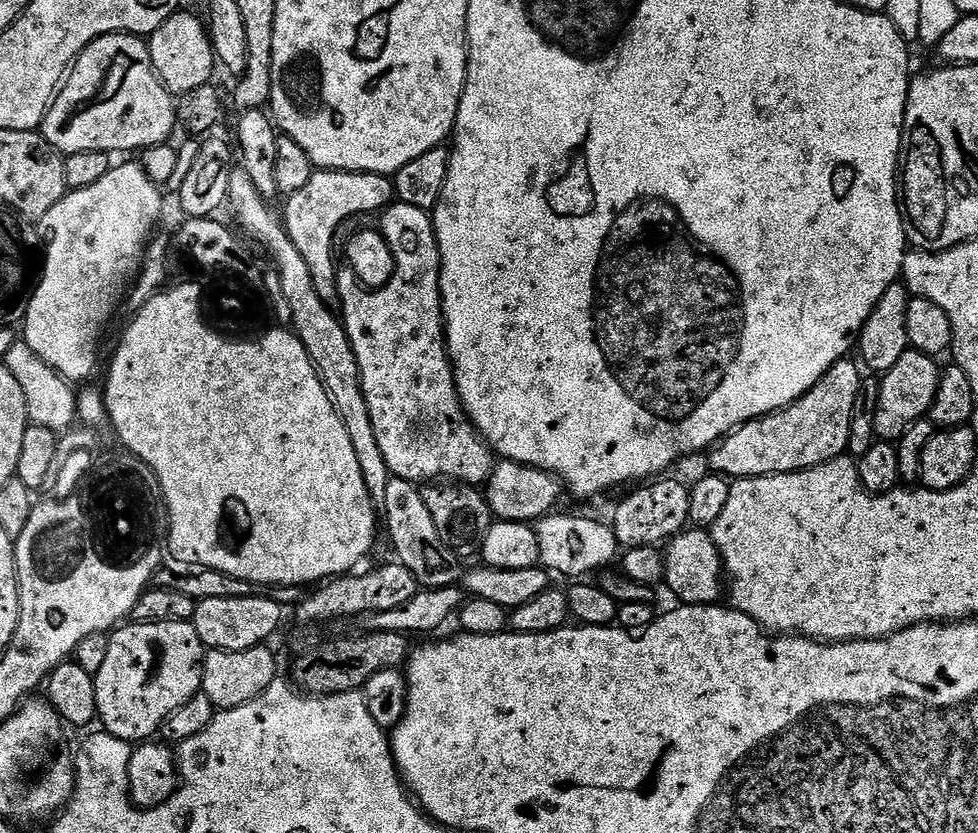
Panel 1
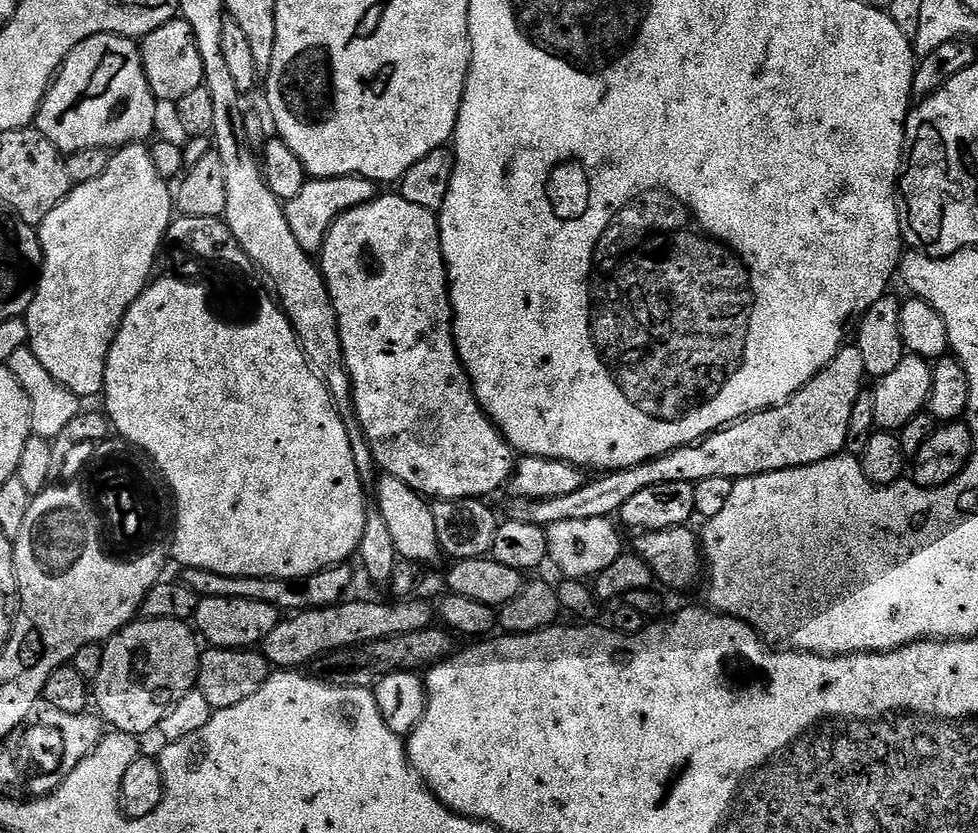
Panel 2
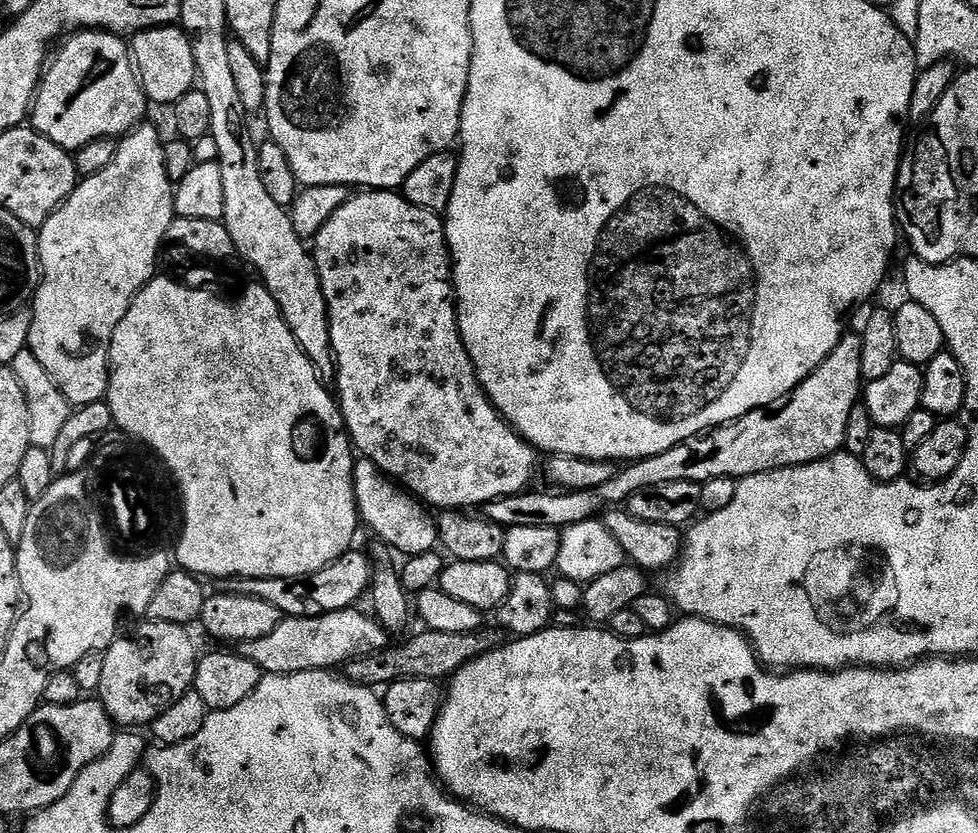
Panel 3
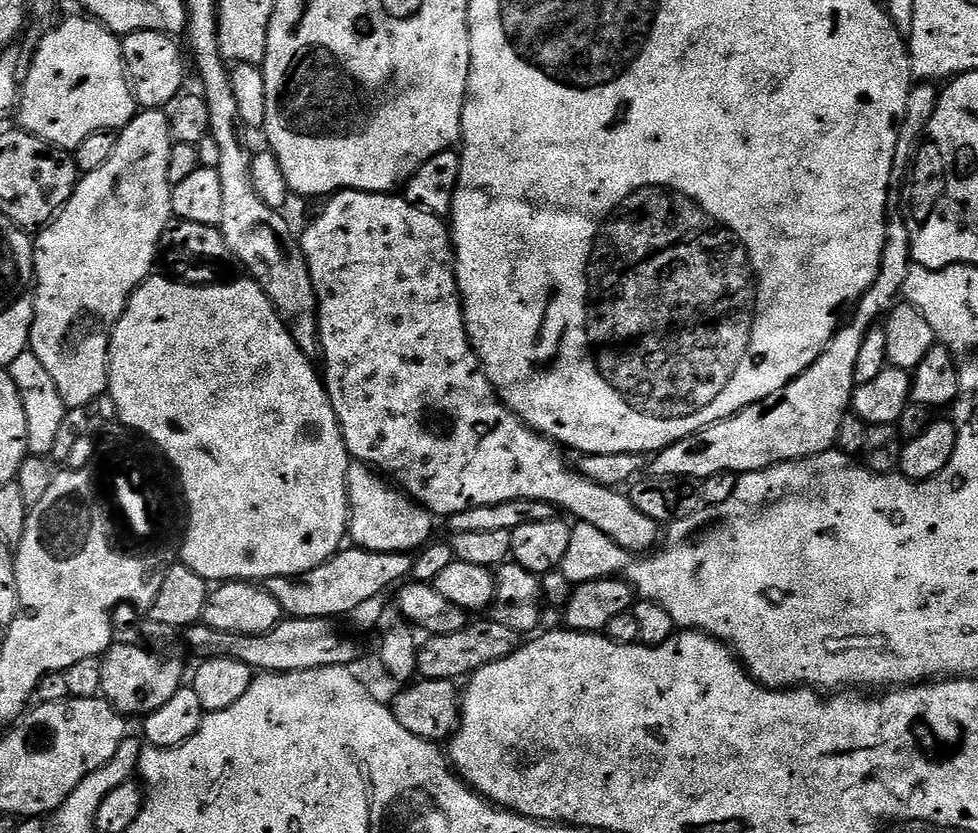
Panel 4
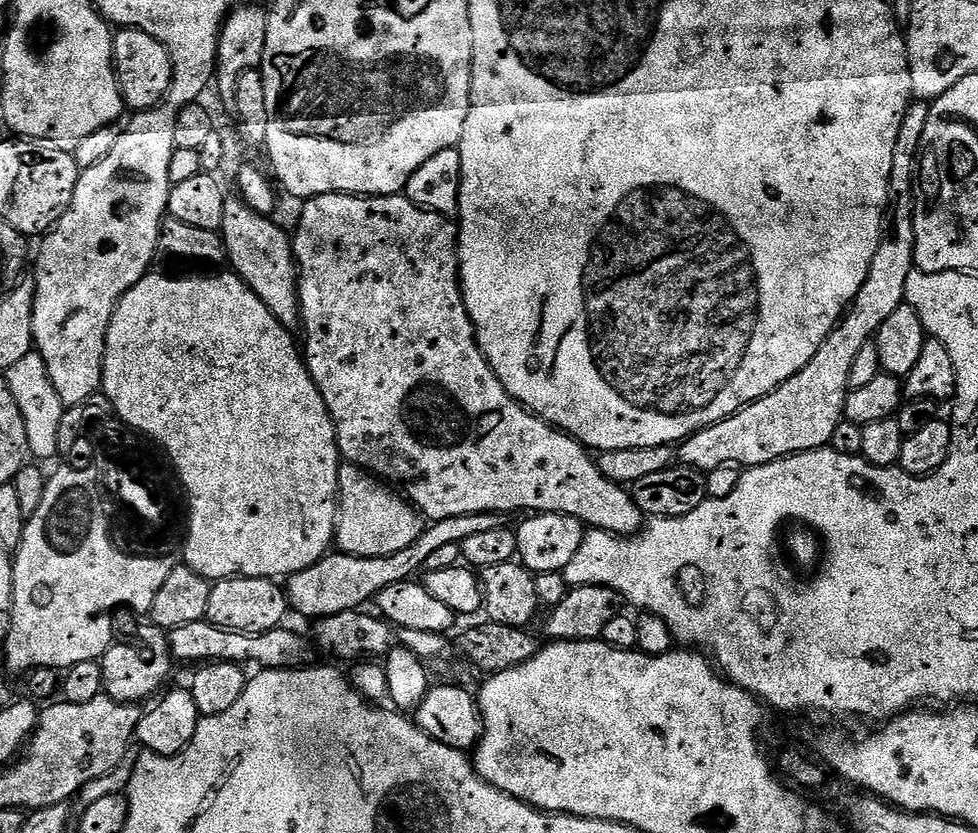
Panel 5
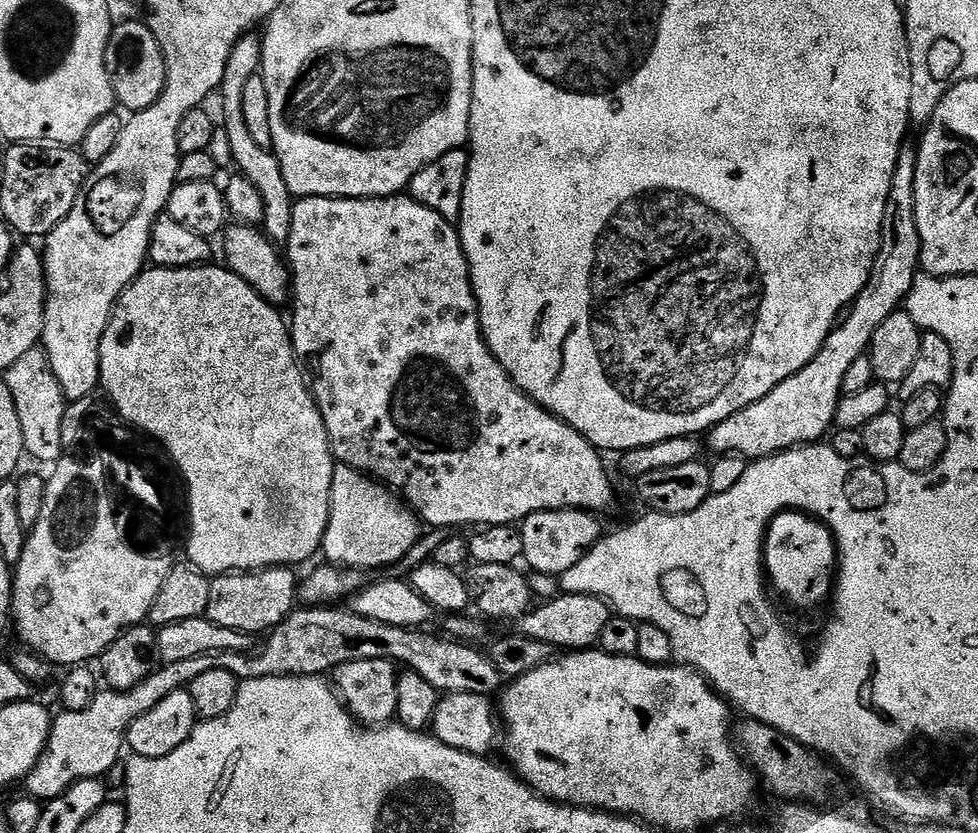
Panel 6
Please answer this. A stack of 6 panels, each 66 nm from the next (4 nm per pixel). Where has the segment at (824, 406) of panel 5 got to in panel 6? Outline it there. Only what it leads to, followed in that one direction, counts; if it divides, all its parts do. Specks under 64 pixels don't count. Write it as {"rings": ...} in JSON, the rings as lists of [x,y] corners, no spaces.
{"rings":[[[906,142],[898,154],[898,166],[894,170],[894,178],[890,182],[890,198],[886,198],[886,214],[882,218],[880,249],[874,258],[870,278],[858,294],[858,298],[852,301],[846,315],[832,329],[826,342],[822,342],[818,354],[814,354],[812,361],[806,366],[802,366],[802,370],[798,370],[798,374],[786,378],[786,382],[774,386],[774,390],[770,390],[770,394],[766,394],[766,398],[758,398],[758,402],[746,406],[741,412],[730,418],[726,418],[707,433],[706,439],[708,439],[709,446],[713,448],[713,453],[735,454],[743,456],[749,461],[764,460],[767,456],[775,456],[778,452],[787,452],[789,448],[799,448],[823,441],[833,431],[836,411],[842,395],[842,378],[846,378],[850,366],[854,366],[854,362],[858,362],[858,358],[862,358],[867,353],[870,342],[874,338],[874,330],[878,330],[878,326],[882,326],[882,322],[886,322],[886,318],[890,318],[890,314],[901,311],[902,305],[907,301],[916,277],[921,271],[920,235],[916,225],[916,195],[914,194],[916,150],[915,143]]]}

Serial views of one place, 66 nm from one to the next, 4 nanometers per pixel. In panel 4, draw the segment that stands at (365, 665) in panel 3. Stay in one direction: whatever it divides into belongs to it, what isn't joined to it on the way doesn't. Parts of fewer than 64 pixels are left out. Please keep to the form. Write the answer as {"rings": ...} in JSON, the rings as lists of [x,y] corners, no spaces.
{"rings":[[[485,618],[467,628],[458,630],[449,636],[434,636],[419,645],[416,653],[416,671],[426,680],[463,681],[471,677],[482,666],[490,666],[490,662],[498,662],[520,649],[521,633],[510,630],[510,626],[502,626],[502,622]]]}

